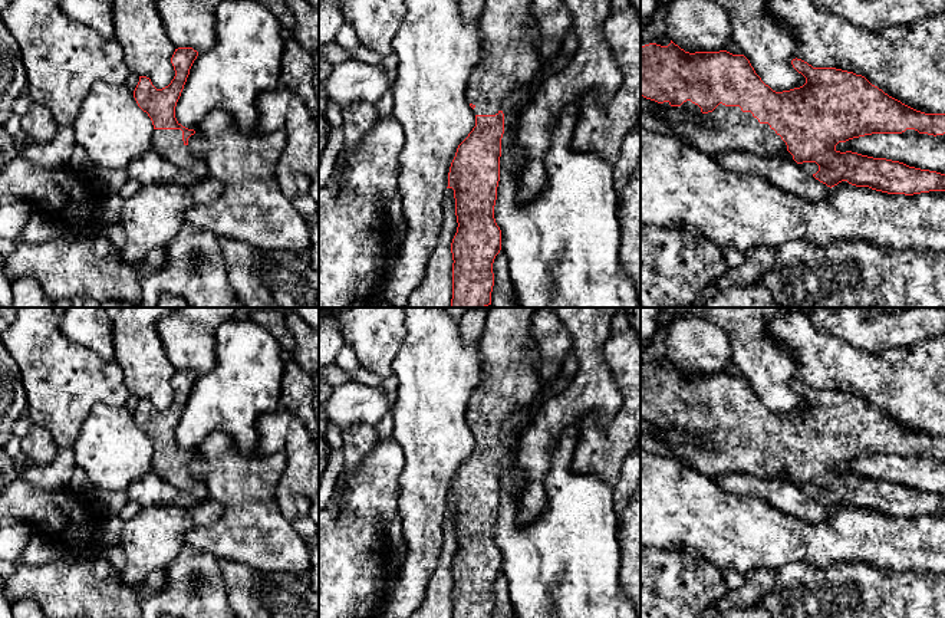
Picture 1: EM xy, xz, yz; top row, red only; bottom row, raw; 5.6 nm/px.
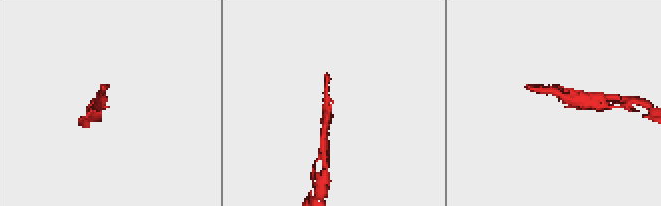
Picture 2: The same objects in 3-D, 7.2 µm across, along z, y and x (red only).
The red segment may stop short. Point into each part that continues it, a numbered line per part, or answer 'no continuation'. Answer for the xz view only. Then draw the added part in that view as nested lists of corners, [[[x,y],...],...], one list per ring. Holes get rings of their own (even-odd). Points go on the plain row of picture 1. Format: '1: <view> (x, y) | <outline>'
1: xz (509, 384) | [[[490,308],[478,342],[481,374],[474,388],[465,420],[475,430],[474,437],[495,437],[504,423],[527,411],[537,398],[543,382],[537,374],[539,356],[531,338],[531,318],[539,308]]]

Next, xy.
1: xy (167, 464) | [[[154,451],[152,471],[171,486],[192,493],[201,502],[210,499],[205,484],[184,466],[181,451]]]

